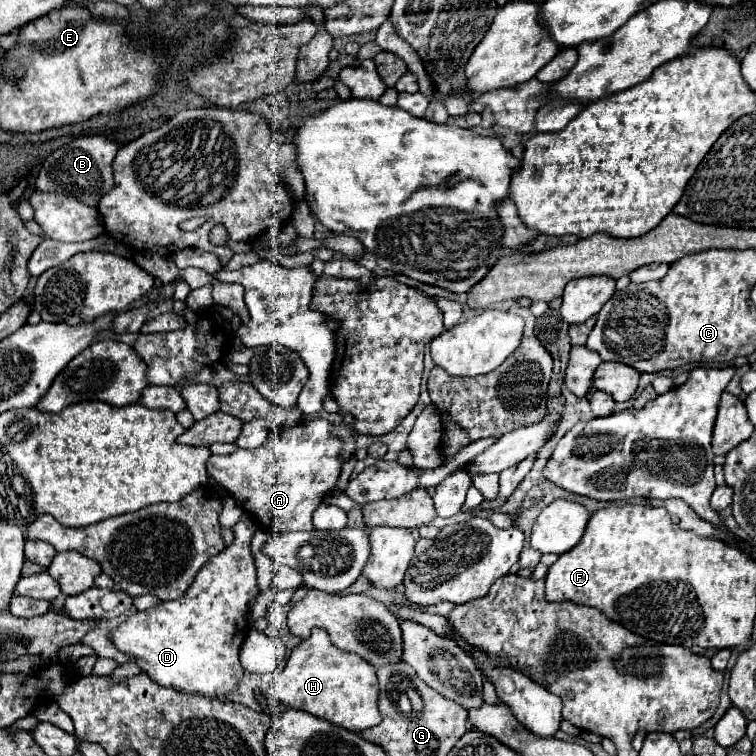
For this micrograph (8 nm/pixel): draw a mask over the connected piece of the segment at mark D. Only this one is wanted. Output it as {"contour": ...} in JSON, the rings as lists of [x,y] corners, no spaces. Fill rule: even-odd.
{"contour":[[[244,514],[240,518],[240,522],[234,526],[232,546],[228,546],[226,550],[222,550],[222,554],[214,556],[208,564],[204,564],[192,586],[180,598],[162,602],[160,606],[146,612],[136,612],[112,632],[112,642],[122,652],[126,652],[142,668],[142,672],[154,678],[154,682],[158,682],[160,686],[178,688],[186,694],[192,692],[210,698],[224,698],[226,694],[232,694],[238,688],[238,682],[244,674],[244,668],[238,660],[238,652],[246,638],[244,628],[248,628],[248,602],[258,594],[256,562],[250,548],[250,540],[258,530],[258,524],[252,522],[256,520],[250,514]]]}

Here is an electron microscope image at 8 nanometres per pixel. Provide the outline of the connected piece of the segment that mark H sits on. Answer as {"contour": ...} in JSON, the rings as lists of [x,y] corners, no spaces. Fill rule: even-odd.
{"contour":[[[322,628],[312,630],[312,636],[292,650],[286,666],[272,680],[270,694],[288,708],[306,710],[308,714],[350,732],[362,732],[382,720],[378,710],[378,678],[374,666],[356,654],[336,648]]]}

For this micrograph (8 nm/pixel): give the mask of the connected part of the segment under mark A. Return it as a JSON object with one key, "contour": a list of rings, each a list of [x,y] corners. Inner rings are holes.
{"contour":[[[328,420],[302,422],[294,428],[272,430],[258,448],[238,448],[230,456],[210,456],[208,474],[224,486],[244,510],[256,514],[268,530],[310,532],[312,512],[324,502],[326,494],[338,488],[342,446],[344,442],[332,434]]]}

